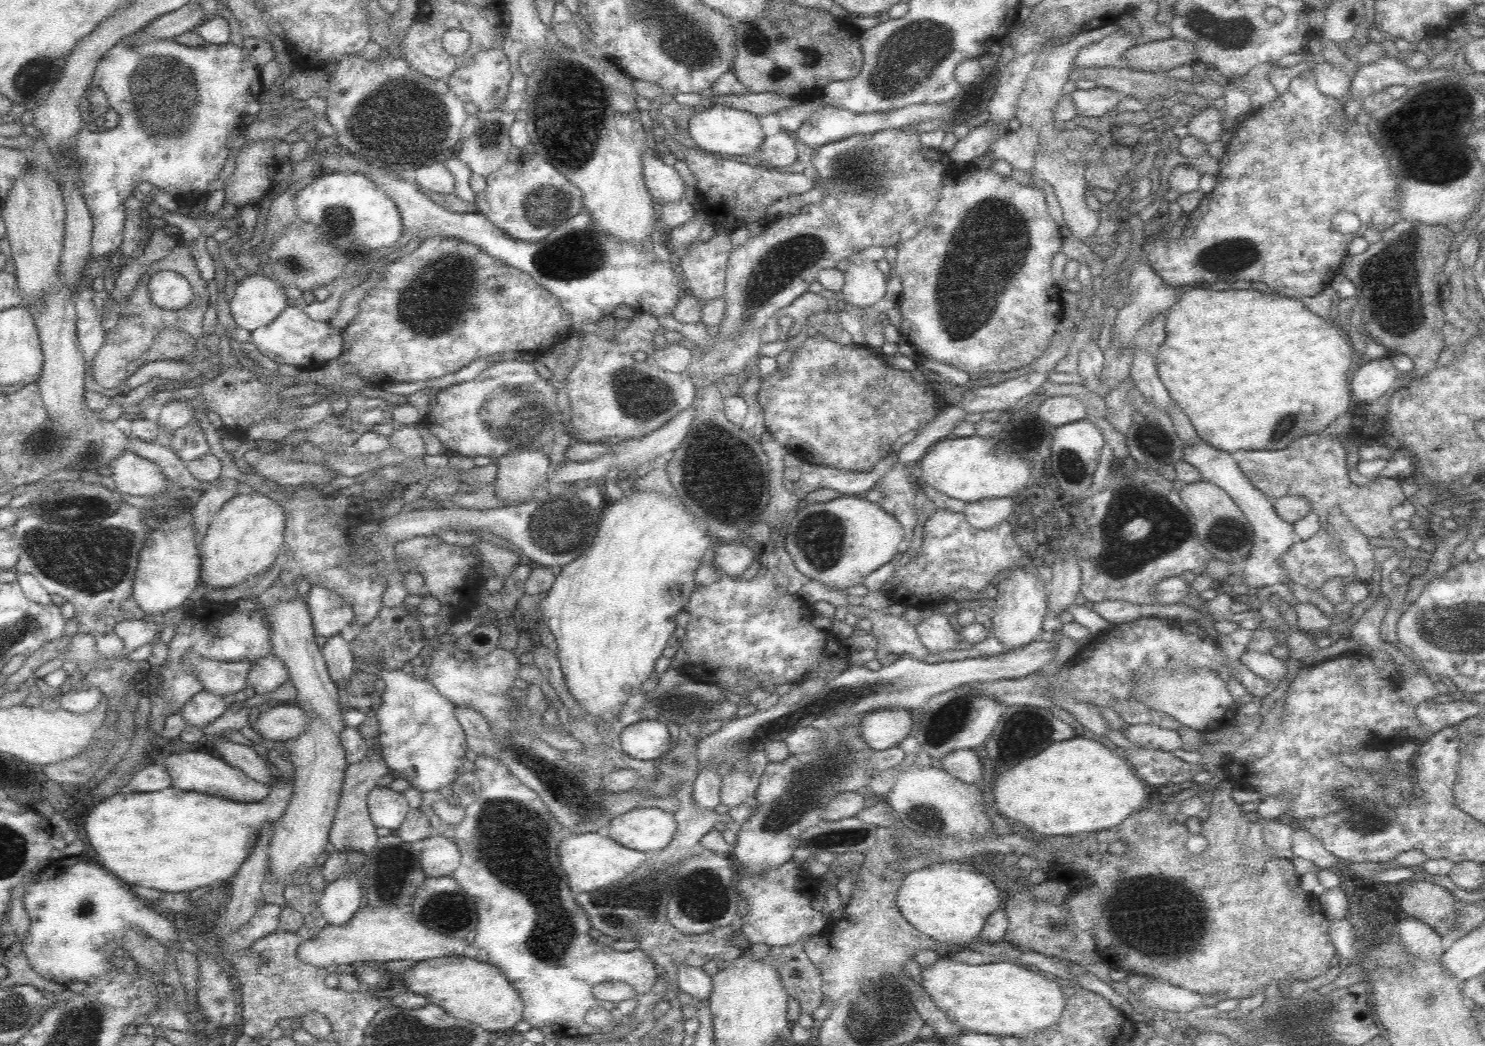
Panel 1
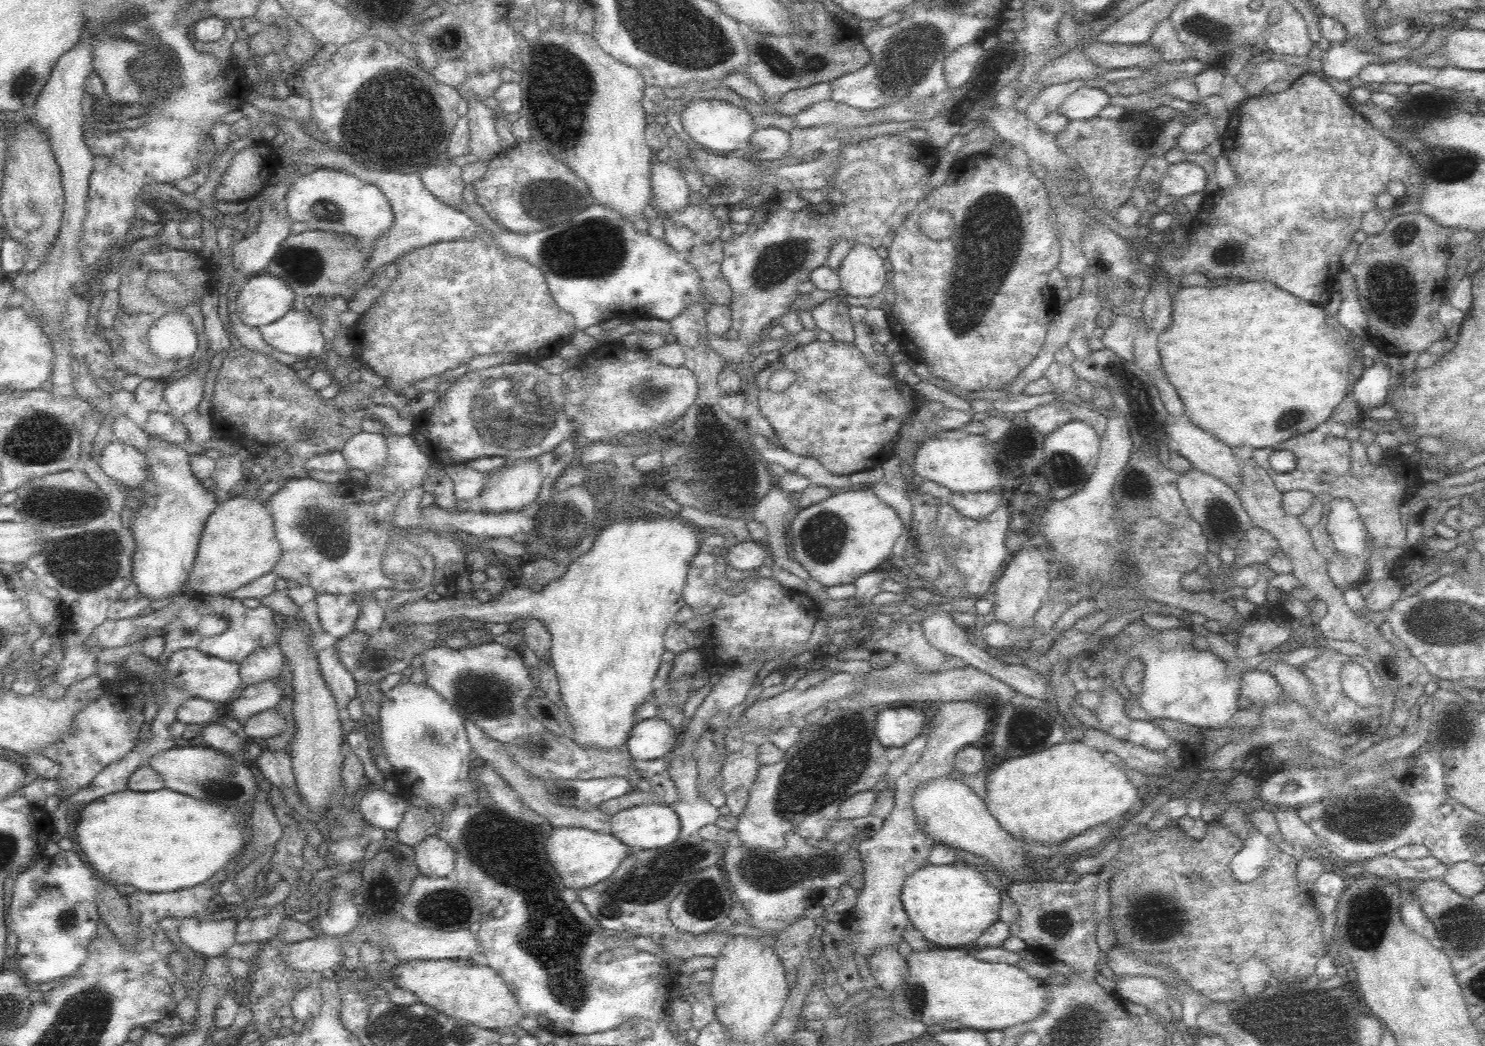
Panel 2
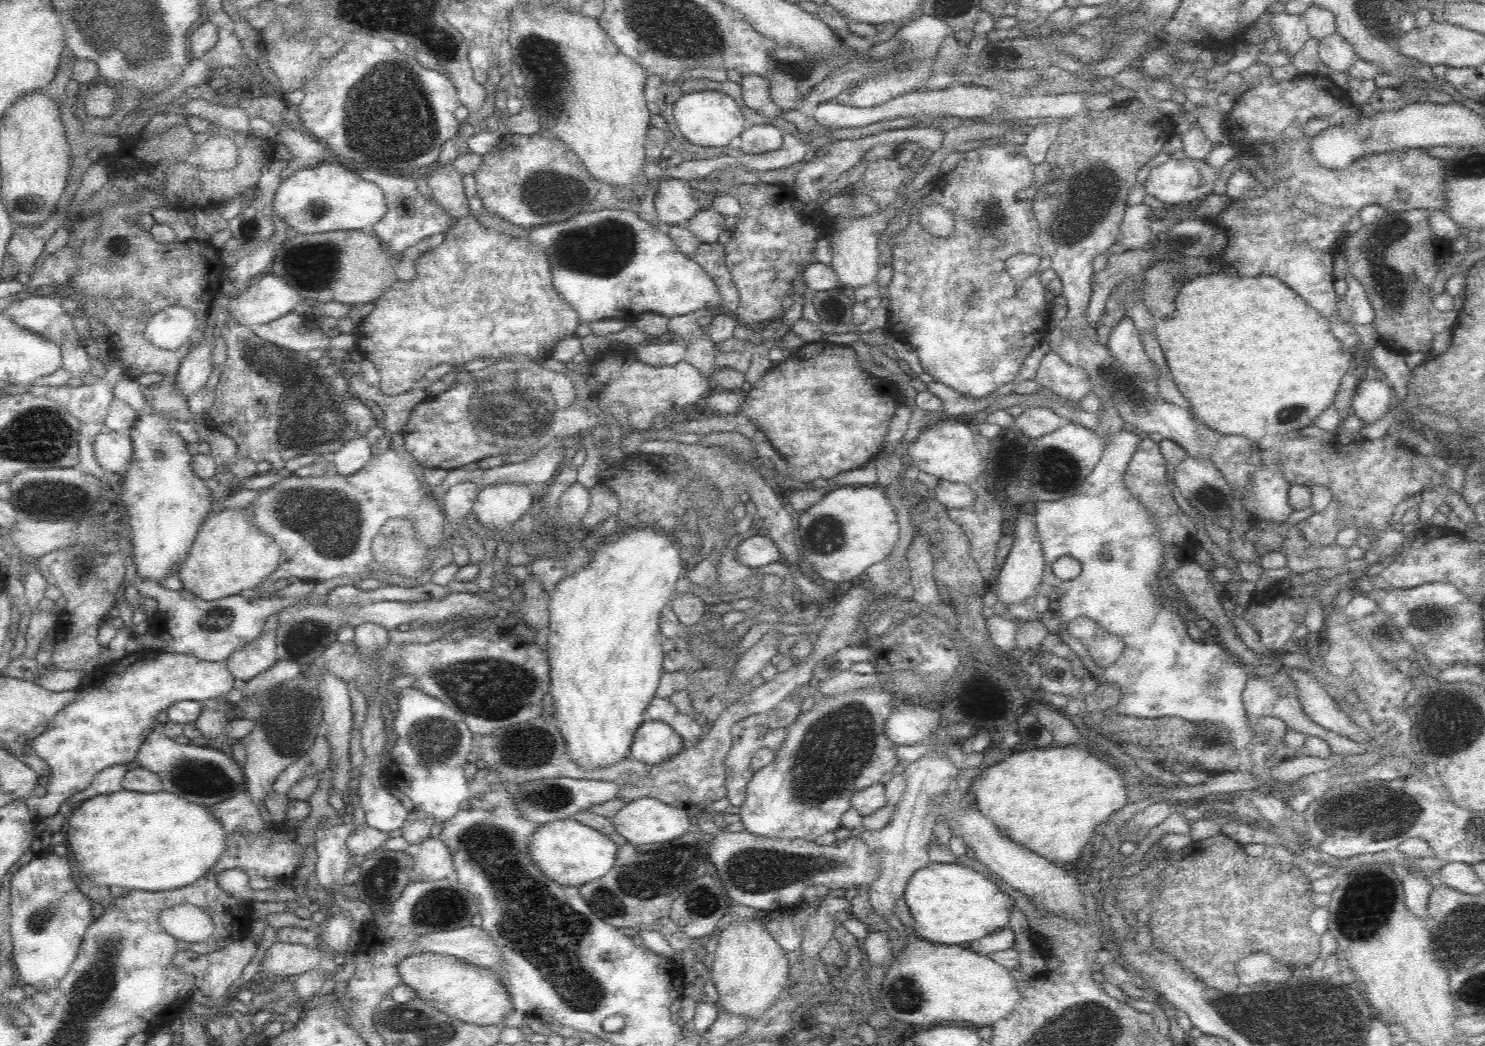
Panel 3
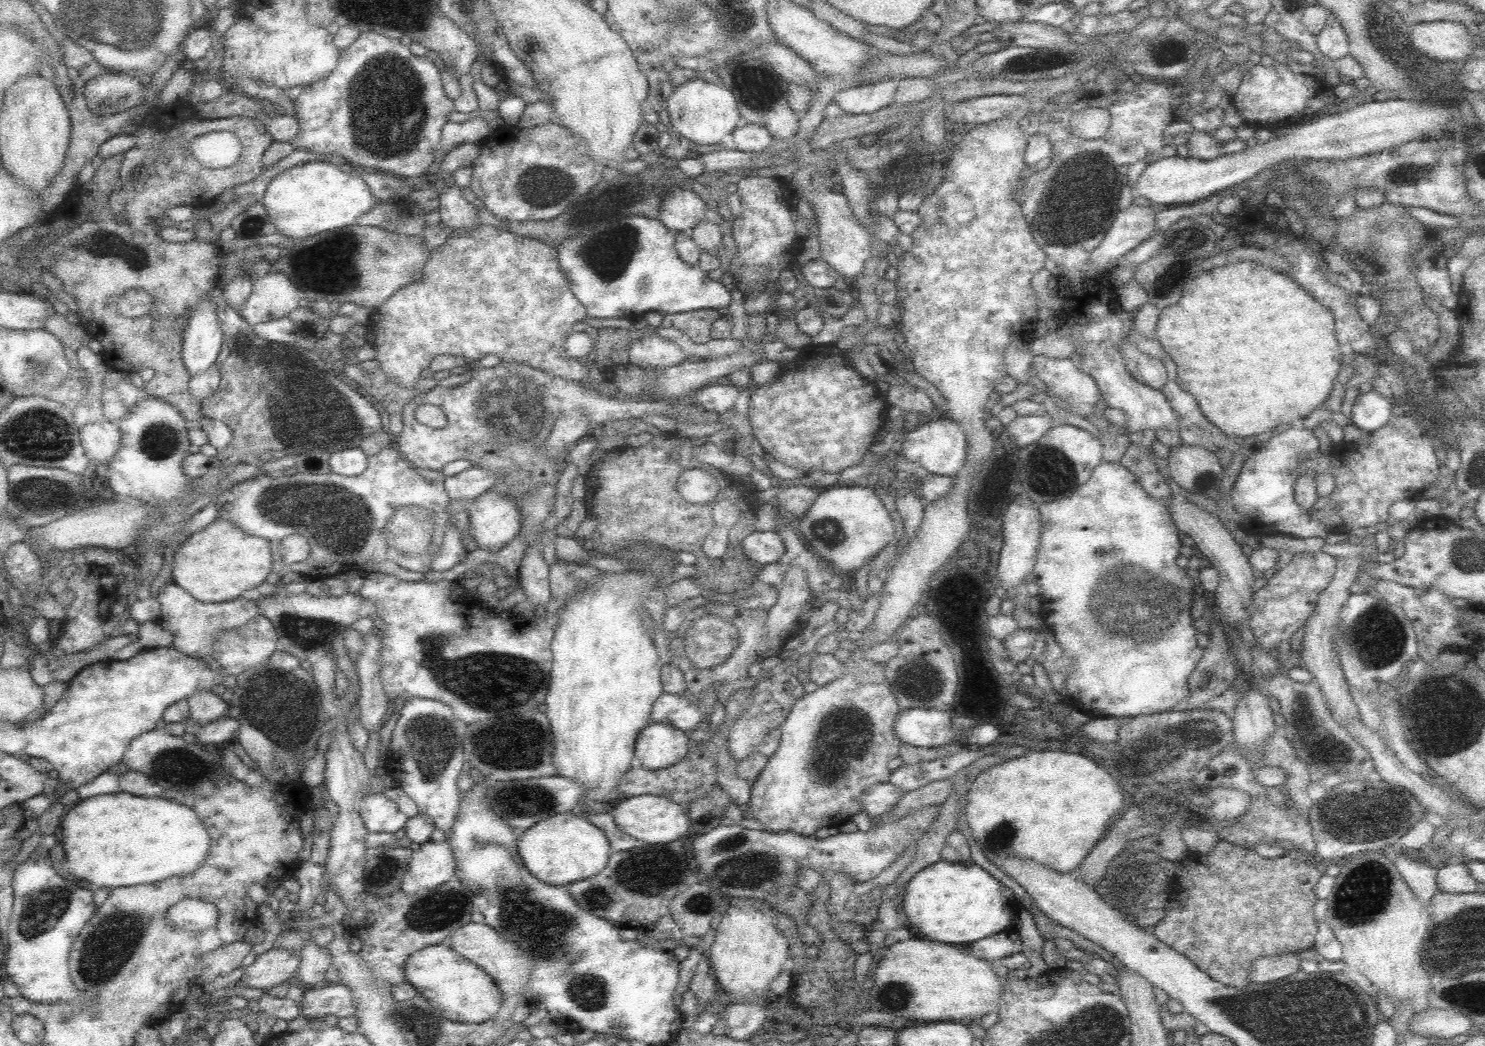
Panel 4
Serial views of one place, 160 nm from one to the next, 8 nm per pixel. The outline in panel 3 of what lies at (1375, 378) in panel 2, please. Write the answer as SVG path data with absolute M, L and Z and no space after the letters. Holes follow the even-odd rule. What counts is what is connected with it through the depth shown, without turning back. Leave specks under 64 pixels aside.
M1363 377L1352 400L1349 412L1358 416L1367 425L1377 421L1393 408L1392 387L1380 378L1370 380Z

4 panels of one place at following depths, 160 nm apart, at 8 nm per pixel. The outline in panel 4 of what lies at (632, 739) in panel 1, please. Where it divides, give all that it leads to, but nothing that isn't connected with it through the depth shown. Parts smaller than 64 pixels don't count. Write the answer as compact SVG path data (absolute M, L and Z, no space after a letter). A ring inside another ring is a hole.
M650 723L640 731L635 745L635 762L650 770L678 764L688 756L689 737L666 723Z

